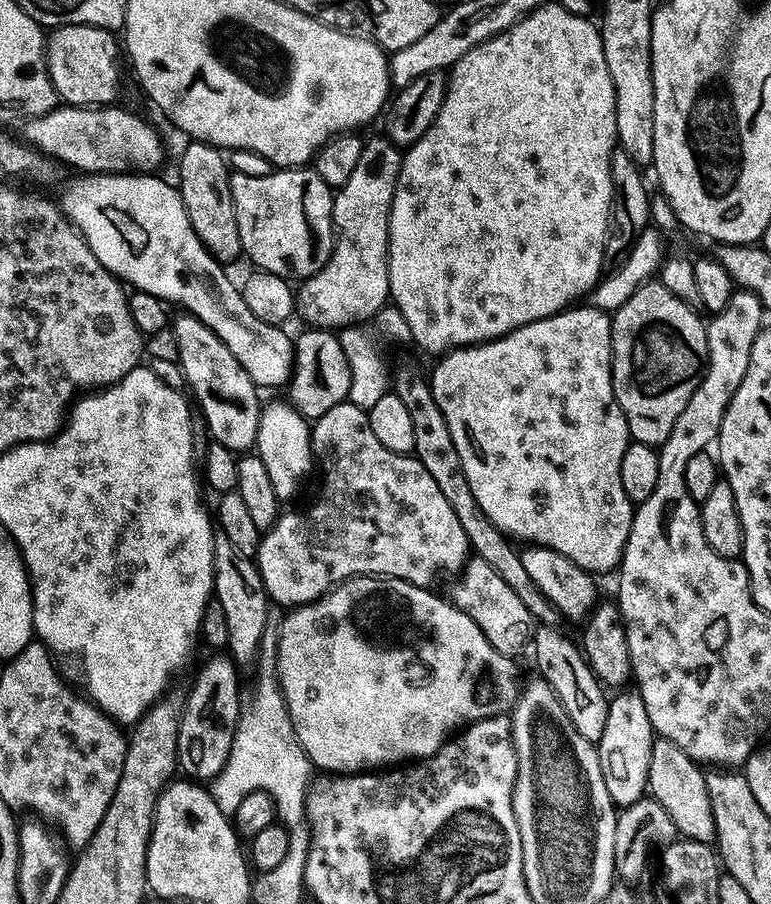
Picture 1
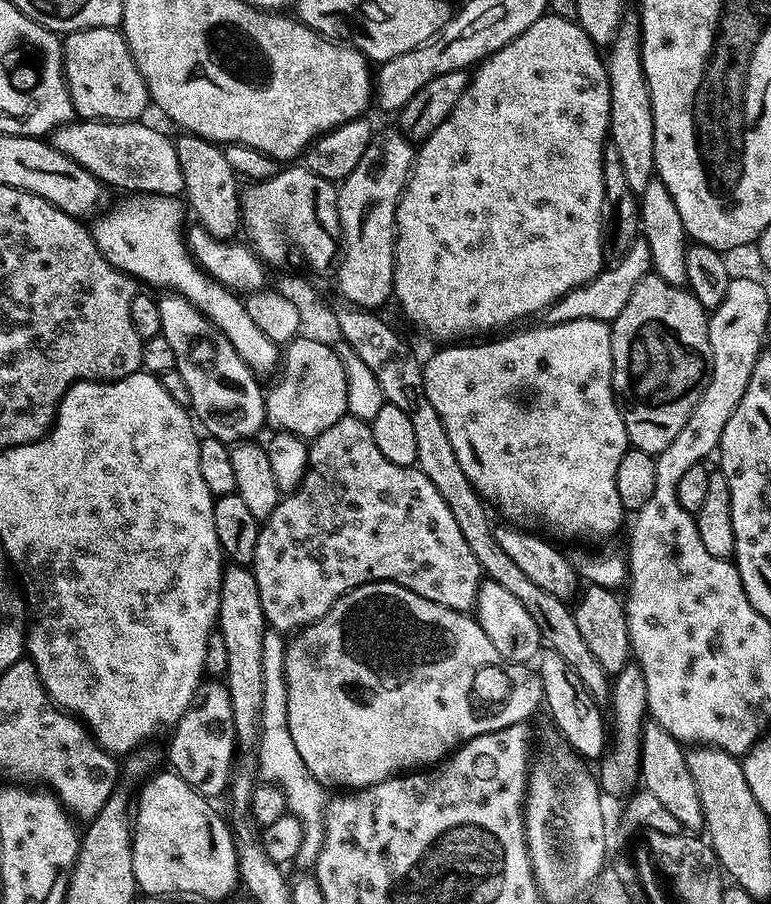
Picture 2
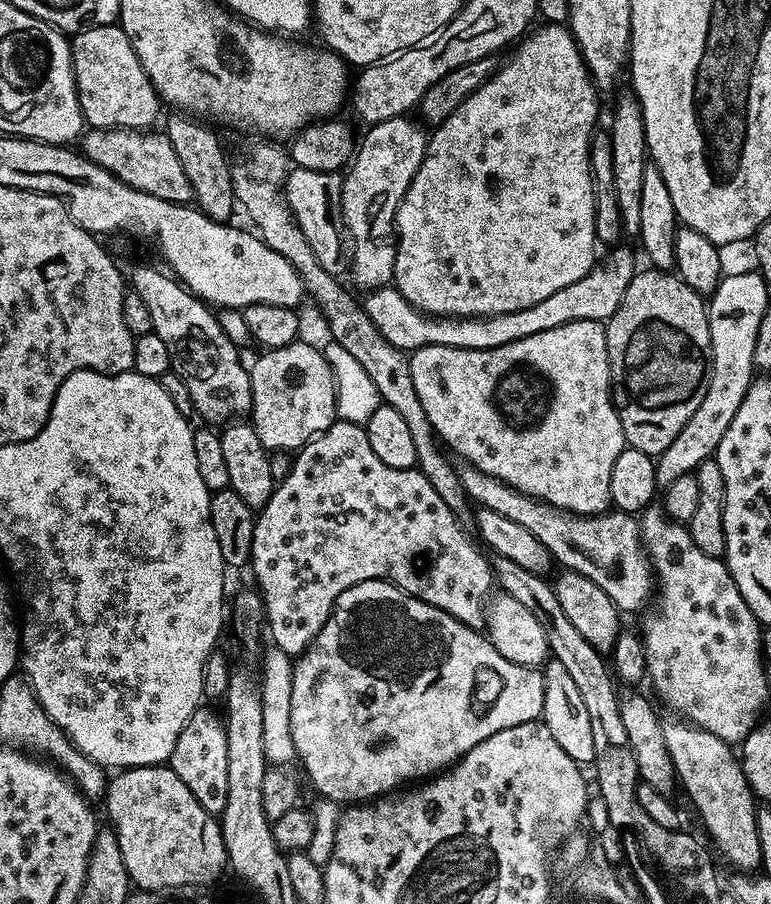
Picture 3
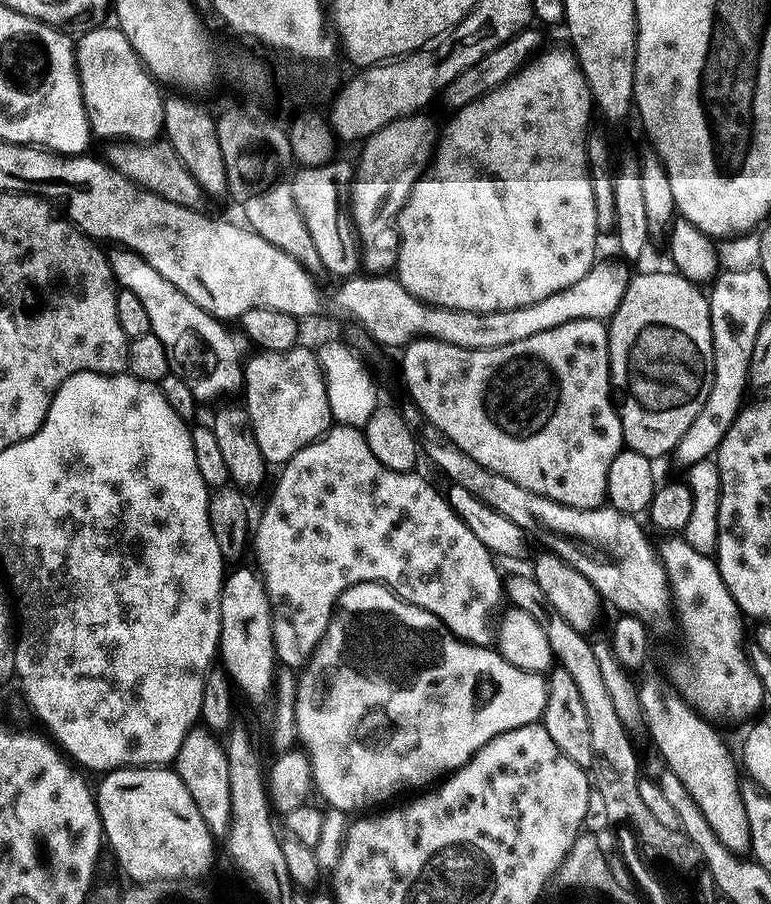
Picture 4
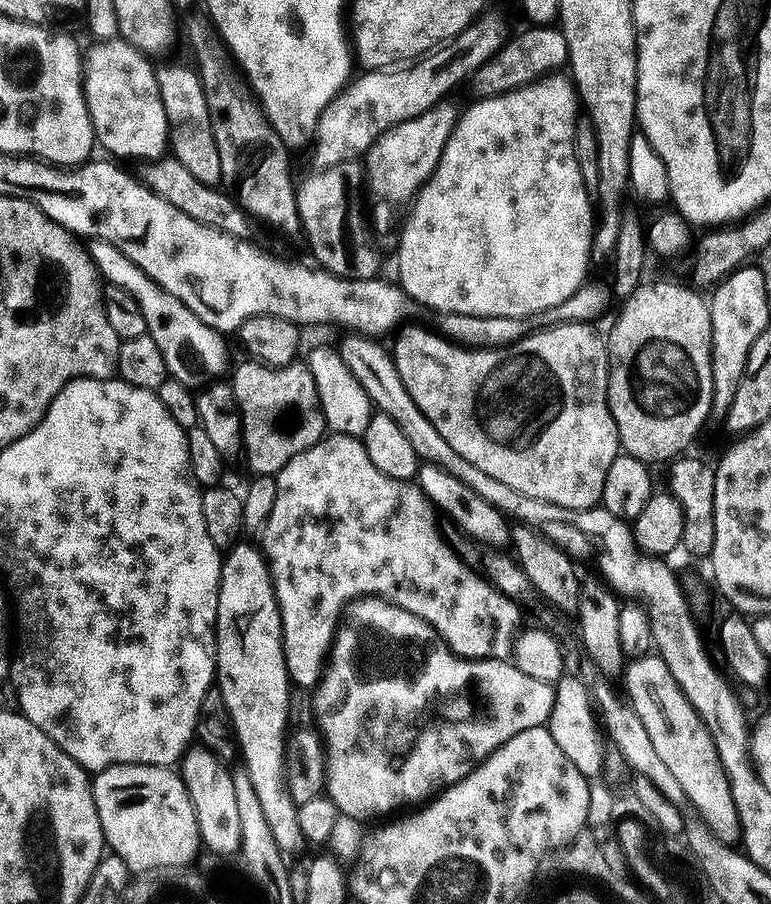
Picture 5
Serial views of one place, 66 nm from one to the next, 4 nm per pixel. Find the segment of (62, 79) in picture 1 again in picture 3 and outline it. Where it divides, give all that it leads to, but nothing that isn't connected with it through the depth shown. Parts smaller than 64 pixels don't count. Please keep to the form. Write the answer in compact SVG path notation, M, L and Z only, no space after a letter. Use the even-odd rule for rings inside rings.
M116 24L89 26L75 33L70 43L76 93L87 127L151 129L162 101L124 29Z

